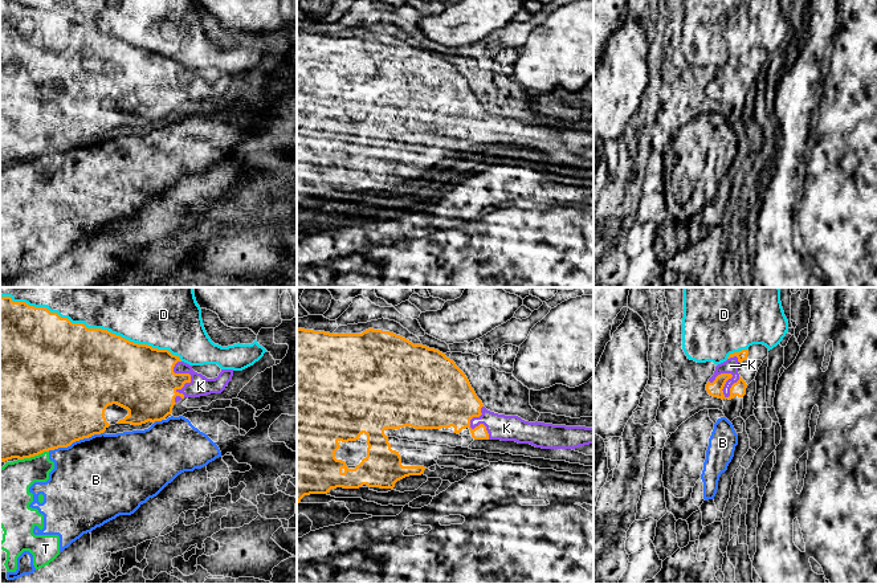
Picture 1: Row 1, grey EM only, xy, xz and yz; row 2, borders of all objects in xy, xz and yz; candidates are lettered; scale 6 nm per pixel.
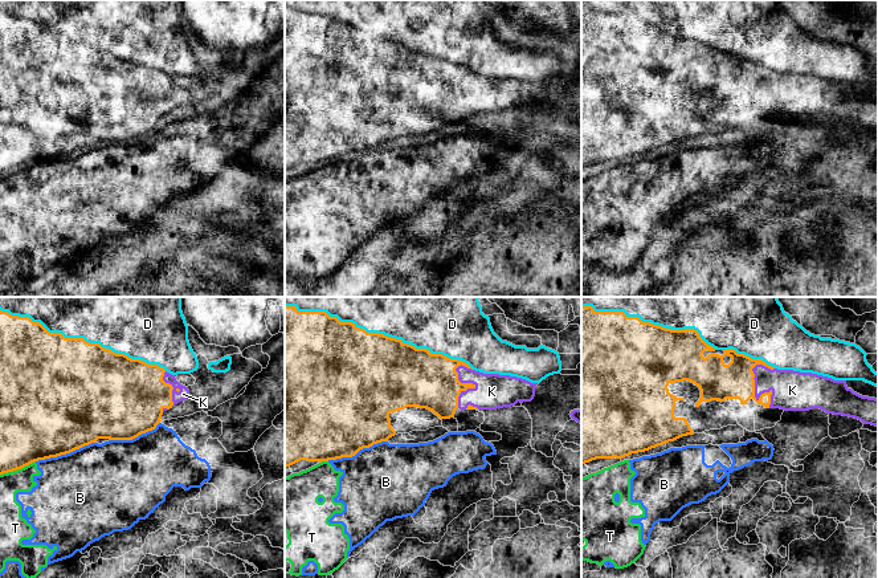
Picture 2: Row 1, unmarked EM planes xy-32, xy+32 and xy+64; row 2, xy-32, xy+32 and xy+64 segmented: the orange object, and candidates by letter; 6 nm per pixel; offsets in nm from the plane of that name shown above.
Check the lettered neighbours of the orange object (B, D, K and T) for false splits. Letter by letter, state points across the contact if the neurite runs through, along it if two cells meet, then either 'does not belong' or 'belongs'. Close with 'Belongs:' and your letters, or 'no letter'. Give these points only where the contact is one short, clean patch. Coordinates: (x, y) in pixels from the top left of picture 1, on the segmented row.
B: does not belong
D: does not belong
K: belongs
T: border xy (48, 450), (19, 460); does not belong
Belongs: K

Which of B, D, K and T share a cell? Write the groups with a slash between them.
B T / D / K

